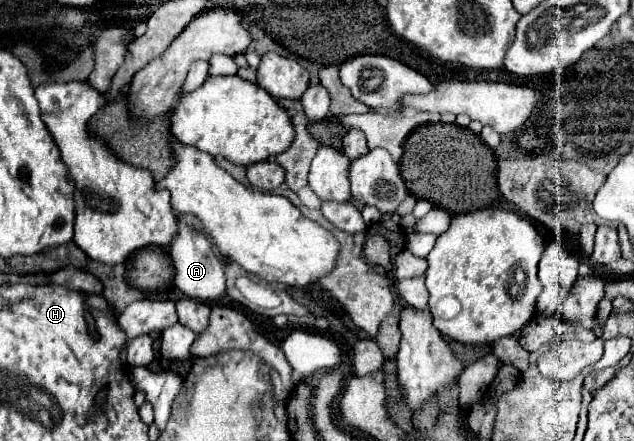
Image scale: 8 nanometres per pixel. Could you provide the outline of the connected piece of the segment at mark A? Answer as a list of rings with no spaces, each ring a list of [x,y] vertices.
[[[179,222],[177,224],[177,234],[175,234],[175,244],[171,246],[171,258],[175,264],[175,286],[187,296],[195,298],[201,302],[217,300],[219,296],[225,294],[225,276],[223,276],[223,264],[221,260],[213,254],[209,238],[195,230],[193,226]]]

